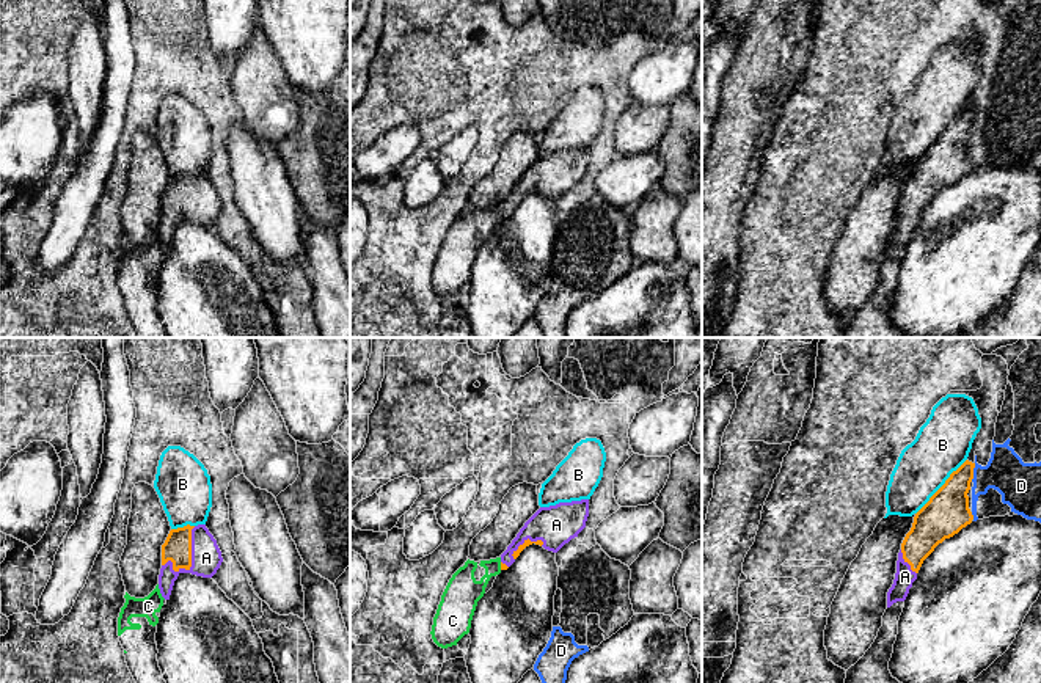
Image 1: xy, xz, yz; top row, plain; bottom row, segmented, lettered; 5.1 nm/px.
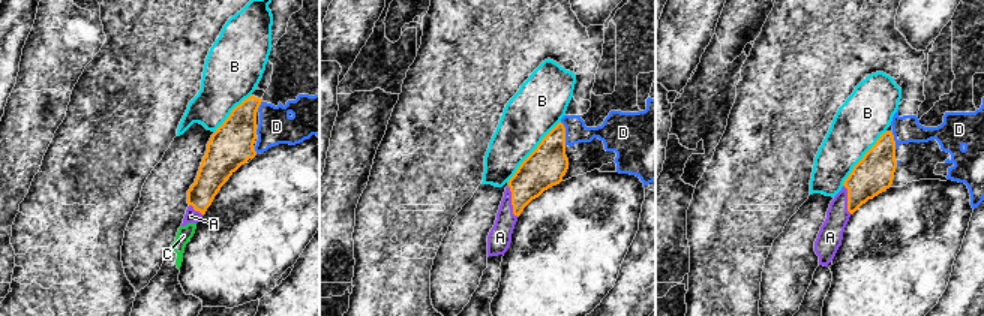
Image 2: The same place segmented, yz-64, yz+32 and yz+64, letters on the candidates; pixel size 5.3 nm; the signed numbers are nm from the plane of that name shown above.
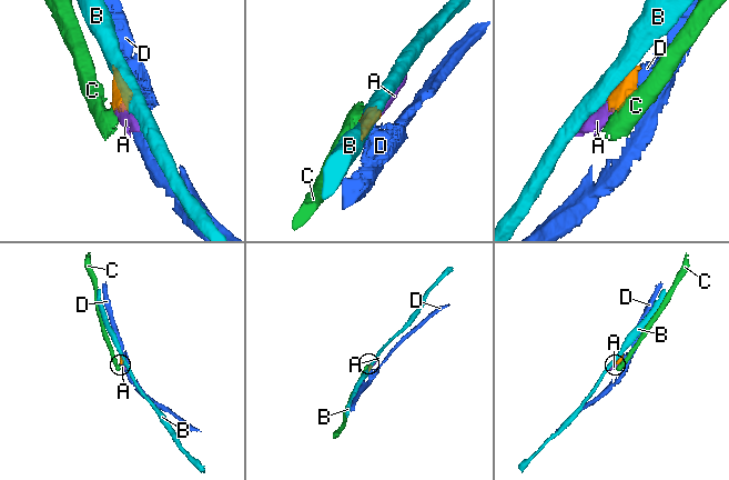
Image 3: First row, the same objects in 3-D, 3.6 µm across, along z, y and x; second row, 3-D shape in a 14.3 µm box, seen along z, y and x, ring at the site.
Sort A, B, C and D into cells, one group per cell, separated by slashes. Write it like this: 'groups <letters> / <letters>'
groups A / B / C / D

